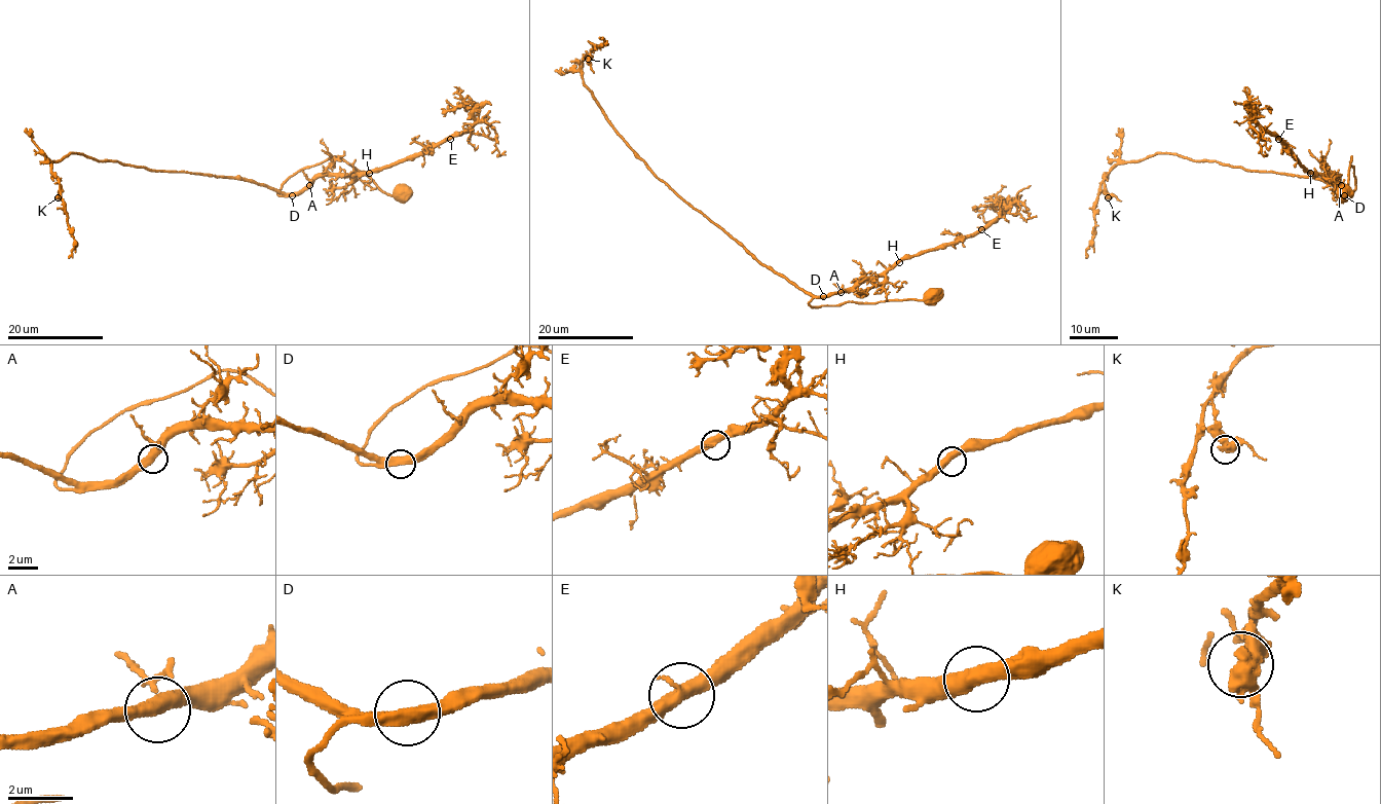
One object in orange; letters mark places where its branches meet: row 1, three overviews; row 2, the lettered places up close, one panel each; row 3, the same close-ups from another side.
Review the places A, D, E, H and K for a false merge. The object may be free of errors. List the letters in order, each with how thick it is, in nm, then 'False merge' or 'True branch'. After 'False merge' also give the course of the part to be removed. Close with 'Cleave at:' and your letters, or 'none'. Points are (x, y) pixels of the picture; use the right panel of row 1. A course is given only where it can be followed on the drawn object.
A: Thickness 400 nm. True branch
D: Thickness 480 nm. True branch
E: Thickness 440 nm. True branch
H: Thickness 480 nm. True branch
K: Thickness 460 nm. True branch
Cleave at: none

